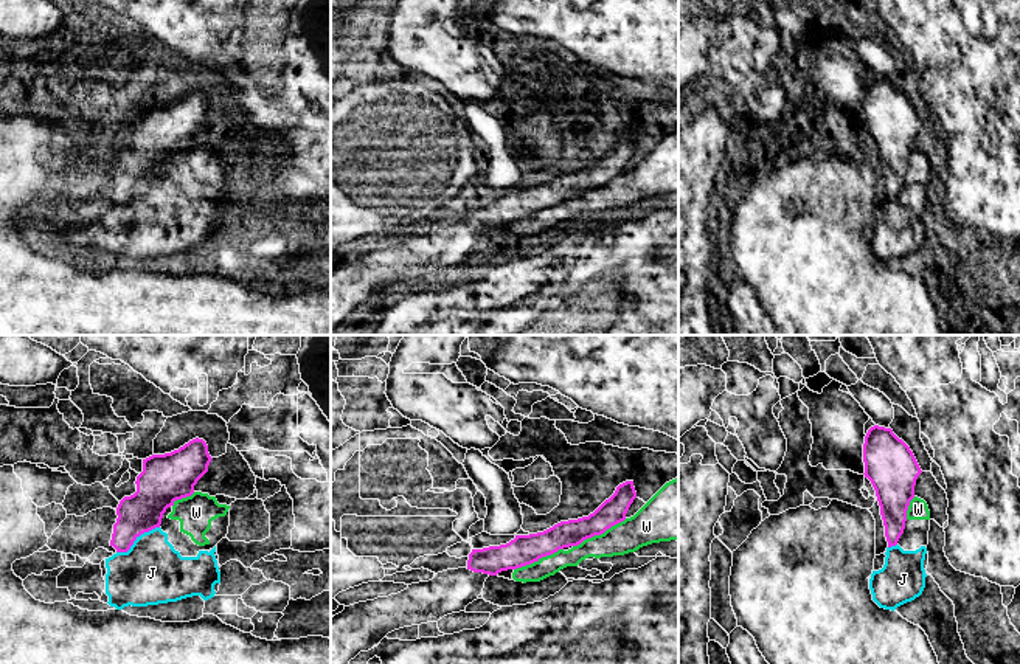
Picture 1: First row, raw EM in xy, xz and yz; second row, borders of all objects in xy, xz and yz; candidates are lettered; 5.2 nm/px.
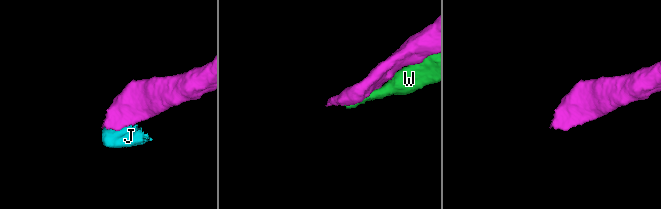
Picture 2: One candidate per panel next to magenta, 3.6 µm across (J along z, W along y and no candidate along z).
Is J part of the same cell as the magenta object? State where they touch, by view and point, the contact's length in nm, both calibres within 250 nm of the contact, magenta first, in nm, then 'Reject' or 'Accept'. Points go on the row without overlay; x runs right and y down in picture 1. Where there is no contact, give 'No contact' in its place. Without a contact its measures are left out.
Touches magenta at xy (135, 191). Shared border 260 nm. Thickness 200 nm (magenta) against 320 nm. Reject

